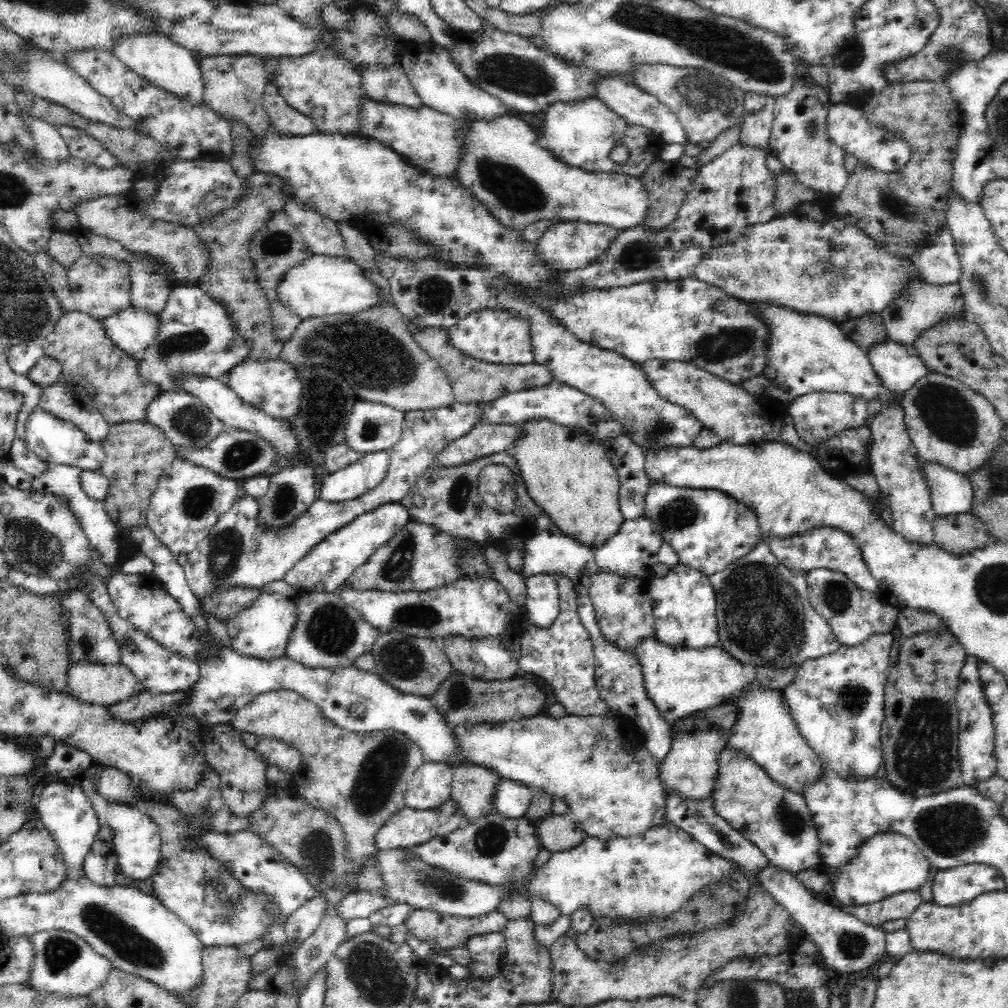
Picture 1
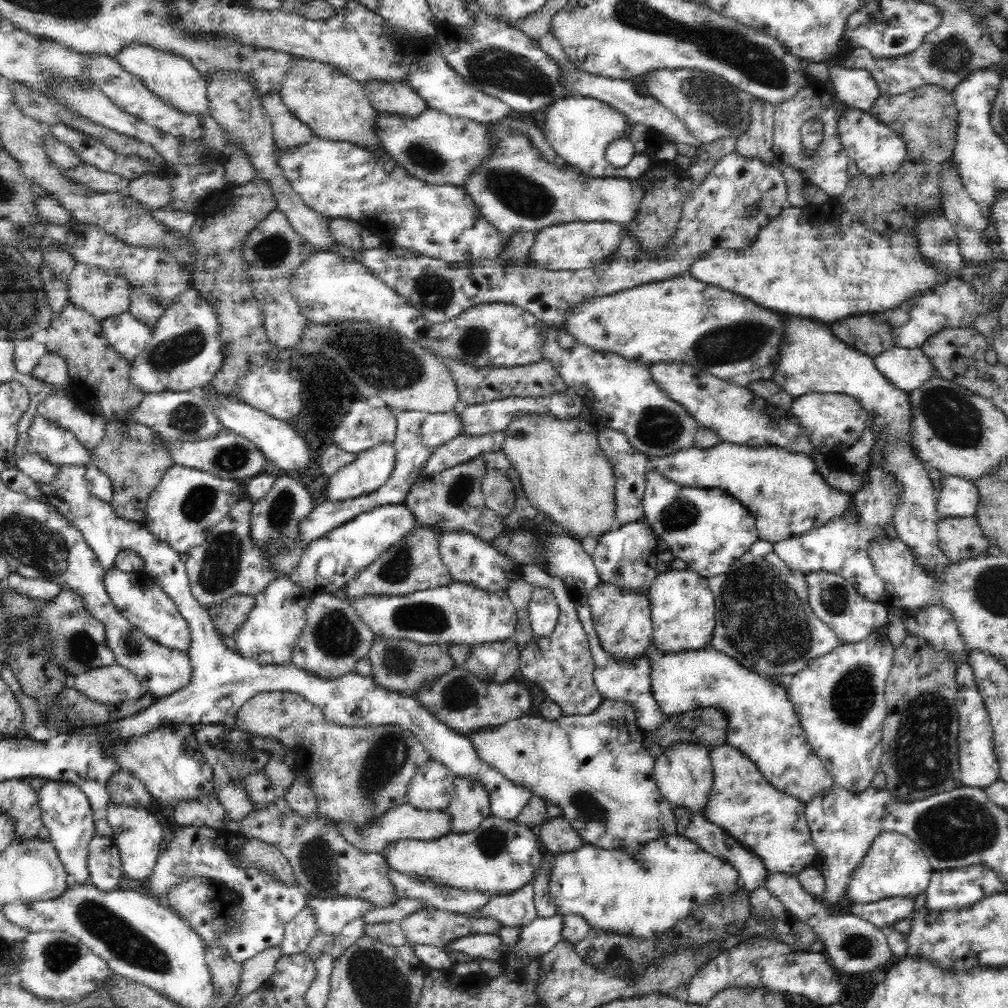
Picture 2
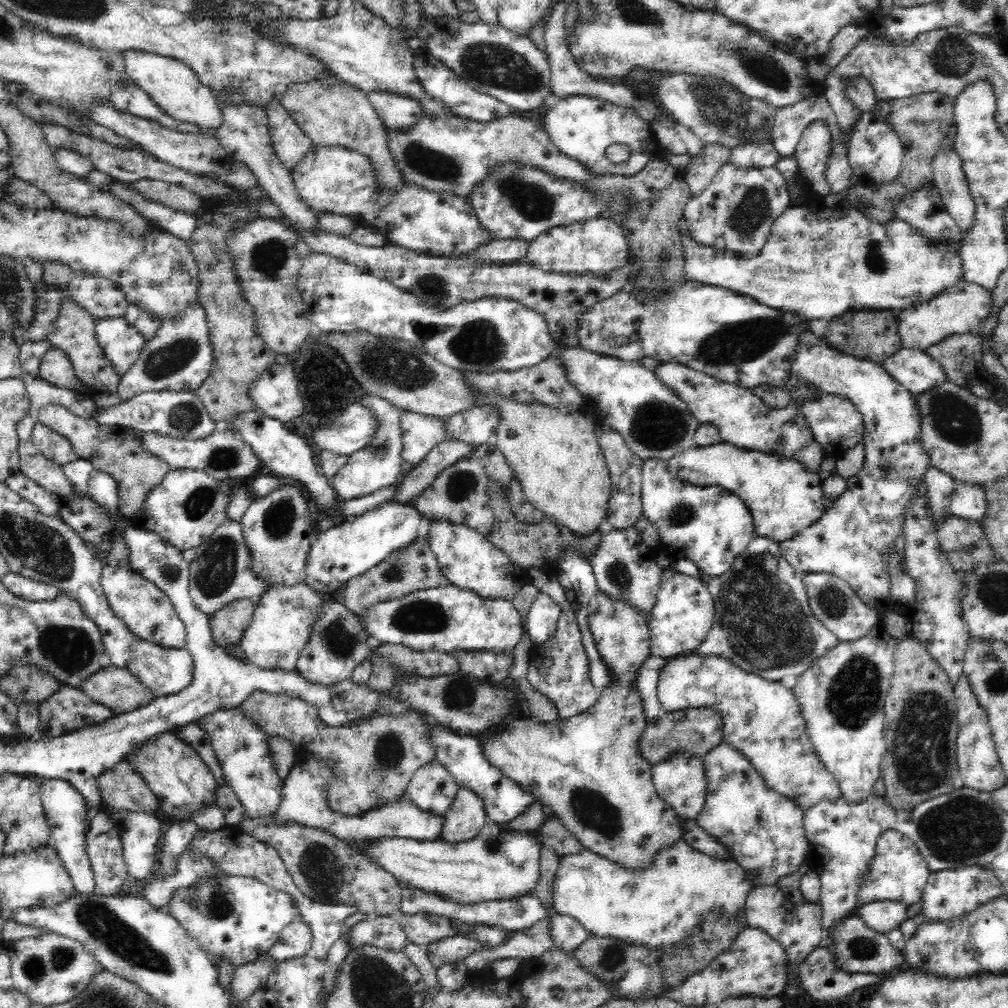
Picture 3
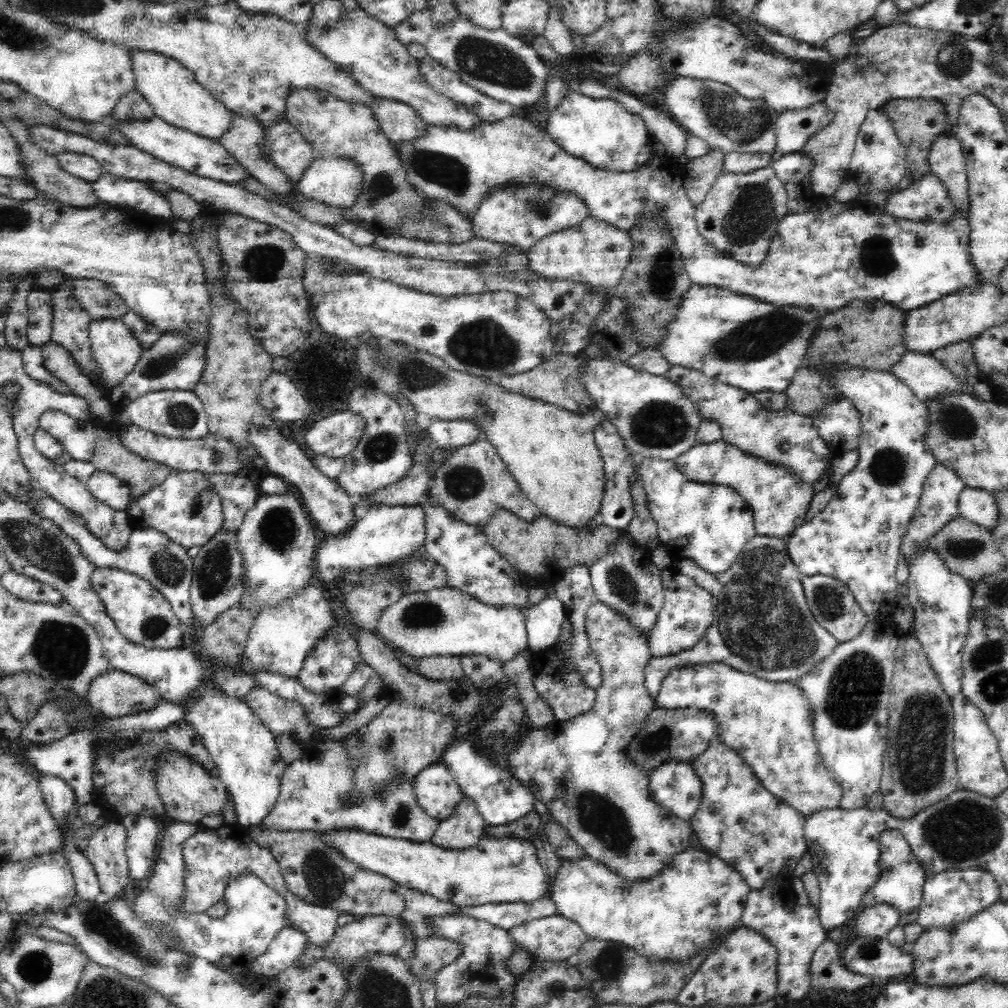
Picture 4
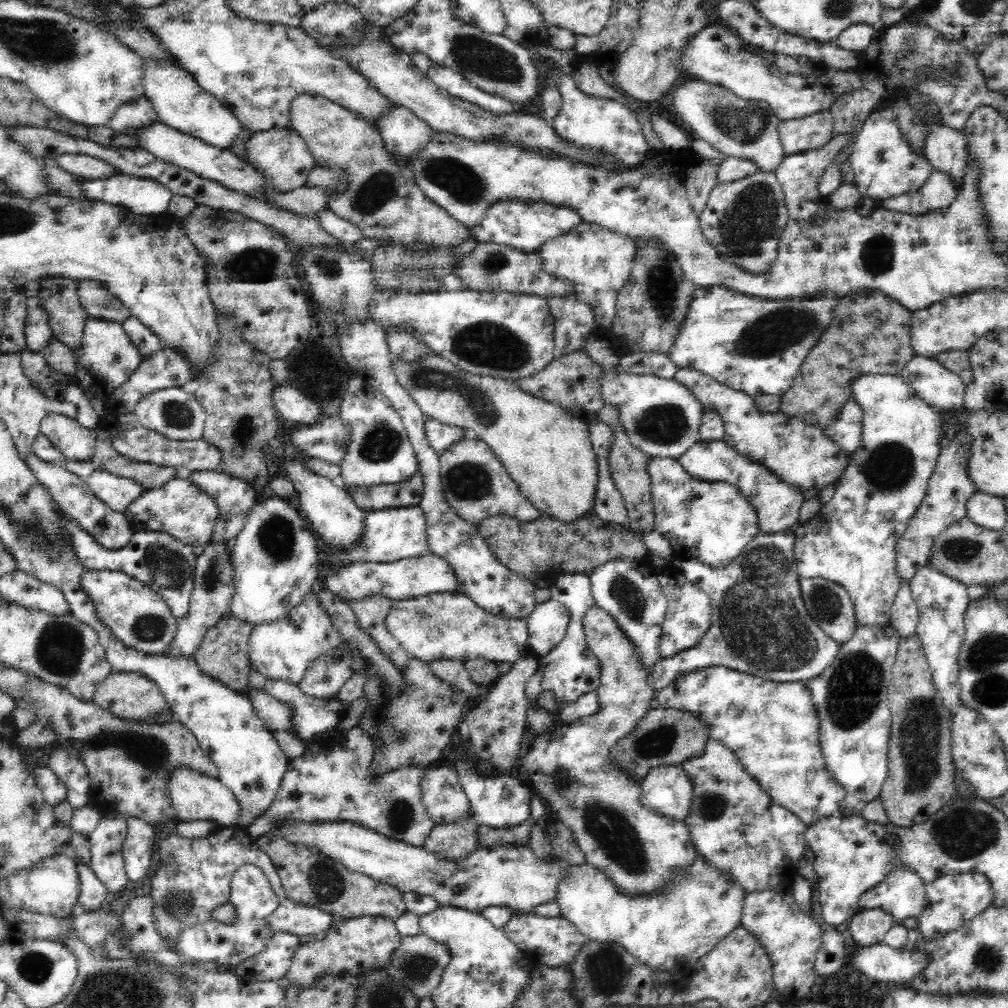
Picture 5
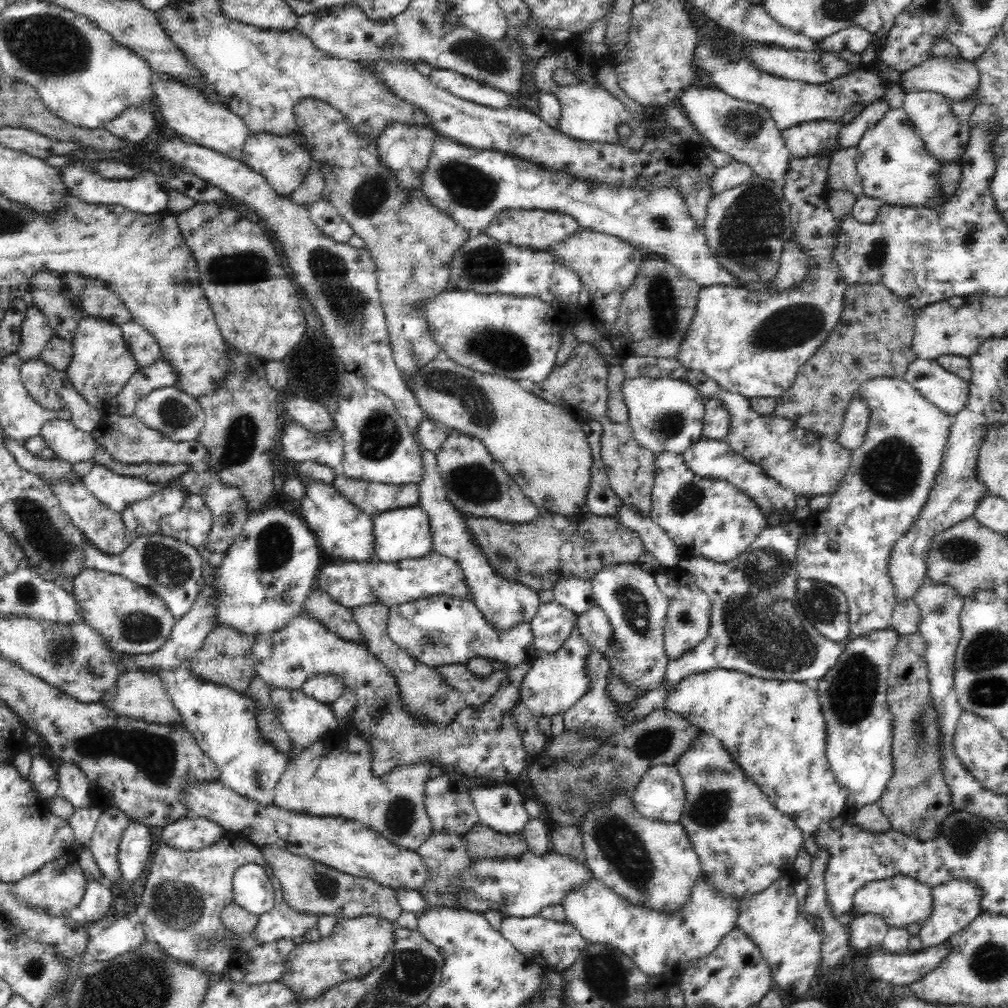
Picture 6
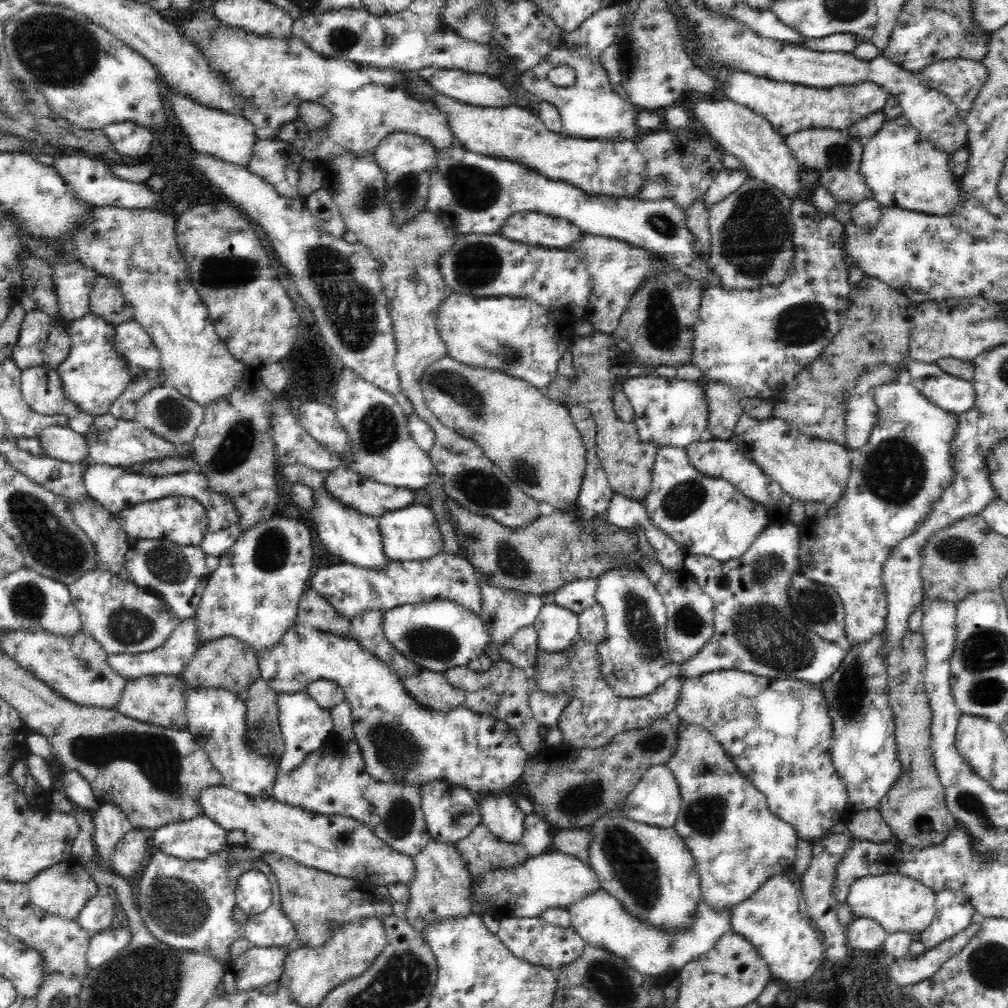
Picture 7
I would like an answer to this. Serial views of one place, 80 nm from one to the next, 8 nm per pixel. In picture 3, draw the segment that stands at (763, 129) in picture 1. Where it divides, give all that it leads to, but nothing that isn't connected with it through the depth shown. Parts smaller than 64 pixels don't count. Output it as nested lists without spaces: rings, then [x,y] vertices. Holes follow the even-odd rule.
[[[763,135],[762,142],[756,140],[756,142],[746,143],[737,147],[731,150],[729,162],[740,169],[774,167],[781,158],[773,148],[773,141],[764,141]]]

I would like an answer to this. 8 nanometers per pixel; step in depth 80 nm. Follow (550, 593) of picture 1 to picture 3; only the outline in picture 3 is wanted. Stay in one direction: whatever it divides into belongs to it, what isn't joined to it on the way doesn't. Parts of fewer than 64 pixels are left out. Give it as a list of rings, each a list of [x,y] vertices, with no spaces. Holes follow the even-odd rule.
[[[538,593],[524,618],[526,633],[533,647],[542,646],[556,636],[561,614],[561,606],[555,600],[547,594]]]

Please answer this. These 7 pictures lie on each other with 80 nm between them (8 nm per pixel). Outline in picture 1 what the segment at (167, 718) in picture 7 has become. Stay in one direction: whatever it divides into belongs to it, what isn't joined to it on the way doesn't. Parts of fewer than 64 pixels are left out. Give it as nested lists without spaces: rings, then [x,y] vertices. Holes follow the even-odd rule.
[[[79,662],[67,672],[68,691],[91,705],[116,704],[146,690],[132,670],[122,663],[103,665]]]

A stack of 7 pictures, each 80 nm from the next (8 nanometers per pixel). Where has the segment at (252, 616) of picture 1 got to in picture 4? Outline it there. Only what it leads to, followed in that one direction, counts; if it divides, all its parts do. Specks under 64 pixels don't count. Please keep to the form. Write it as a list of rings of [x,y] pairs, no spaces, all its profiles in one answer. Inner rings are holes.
[[[308,585],[299,590],[295,597],[273,609],[261,610],[252,625],[246,640],[244,658],[248,659],[256,671],[264,671],[298,678],[305,658],[311,650],[336,628],[328,601],[320,588]]]

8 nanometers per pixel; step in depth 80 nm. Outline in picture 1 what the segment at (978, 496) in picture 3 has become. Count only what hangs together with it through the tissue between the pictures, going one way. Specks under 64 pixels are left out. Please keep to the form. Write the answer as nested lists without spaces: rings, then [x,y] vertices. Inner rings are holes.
[[[920,463],[926,472],[925,481],[930,489],[932,507],[937,516],[972,514],[974,491],[966,476],[945,469],[938,463]]]

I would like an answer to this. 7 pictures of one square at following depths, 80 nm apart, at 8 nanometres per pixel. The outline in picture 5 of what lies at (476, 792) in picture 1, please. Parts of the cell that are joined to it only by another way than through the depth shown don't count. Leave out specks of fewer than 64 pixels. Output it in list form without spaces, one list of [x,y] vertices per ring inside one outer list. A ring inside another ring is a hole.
[[[476,821],[435,825],[422,847],[444,861],[461,861],[476,850]]]

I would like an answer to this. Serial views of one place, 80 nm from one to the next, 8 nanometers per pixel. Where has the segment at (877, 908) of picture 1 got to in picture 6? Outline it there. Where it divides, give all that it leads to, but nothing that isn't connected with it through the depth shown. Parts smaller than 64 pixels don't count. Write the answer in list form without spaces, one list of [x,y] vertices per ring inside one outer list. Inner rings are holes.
[[[874,914],[854,915],[847,927],[850,946],[858,950],[882,946],[888,932],[886,922]]]

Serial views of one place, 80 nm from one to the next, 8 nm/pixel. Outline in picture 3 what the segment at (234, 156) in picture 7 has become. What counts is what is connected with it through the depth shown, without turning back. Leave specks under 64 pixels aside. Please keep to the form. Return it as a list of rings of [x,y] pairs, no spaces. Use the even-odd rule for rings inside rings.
[[[128,50],[124,52],[126,72],[132,83],[136,84],[166,115],[180,122],[192,123],[200,131],[216,134],[223,123],[220,103],[206,86],[202,86],[196,74],[184,62],[148,52]]]

